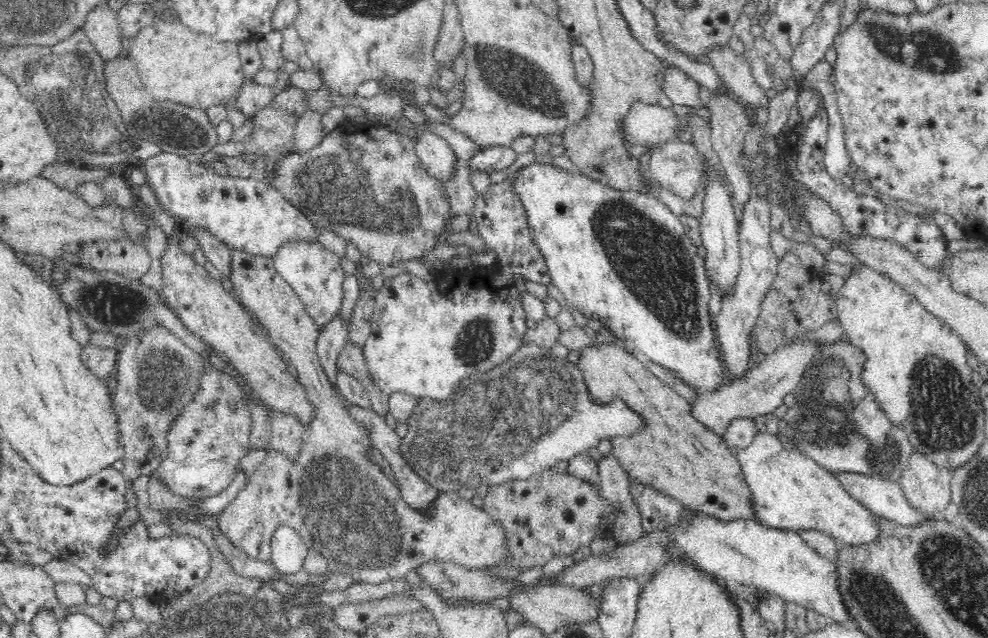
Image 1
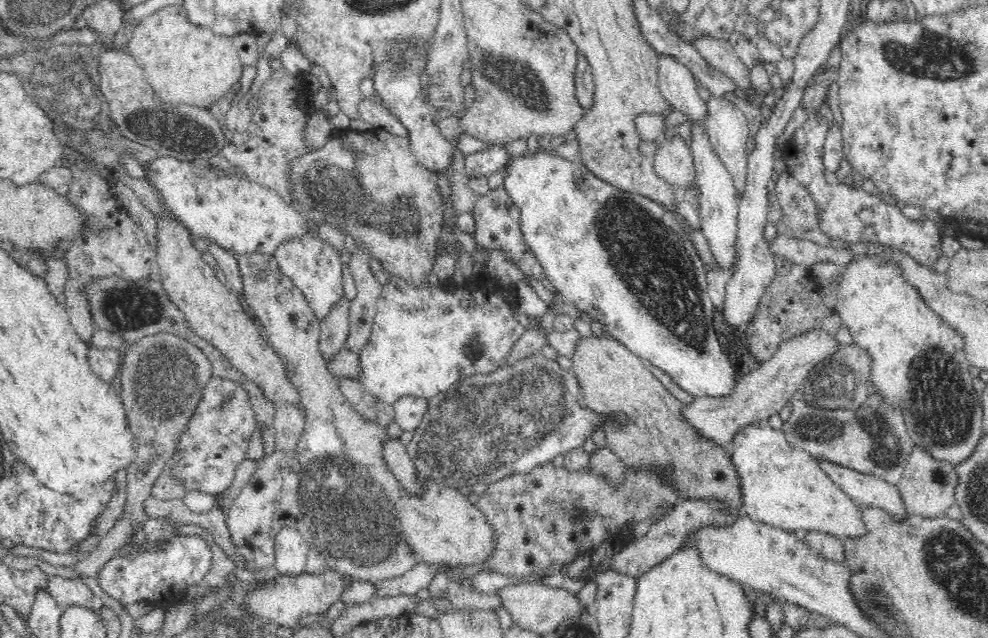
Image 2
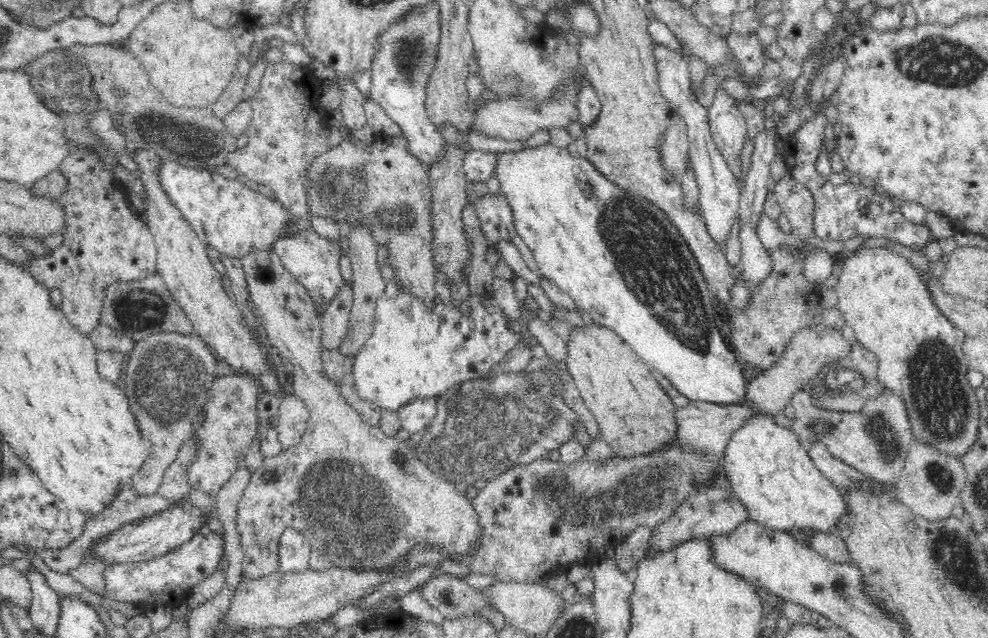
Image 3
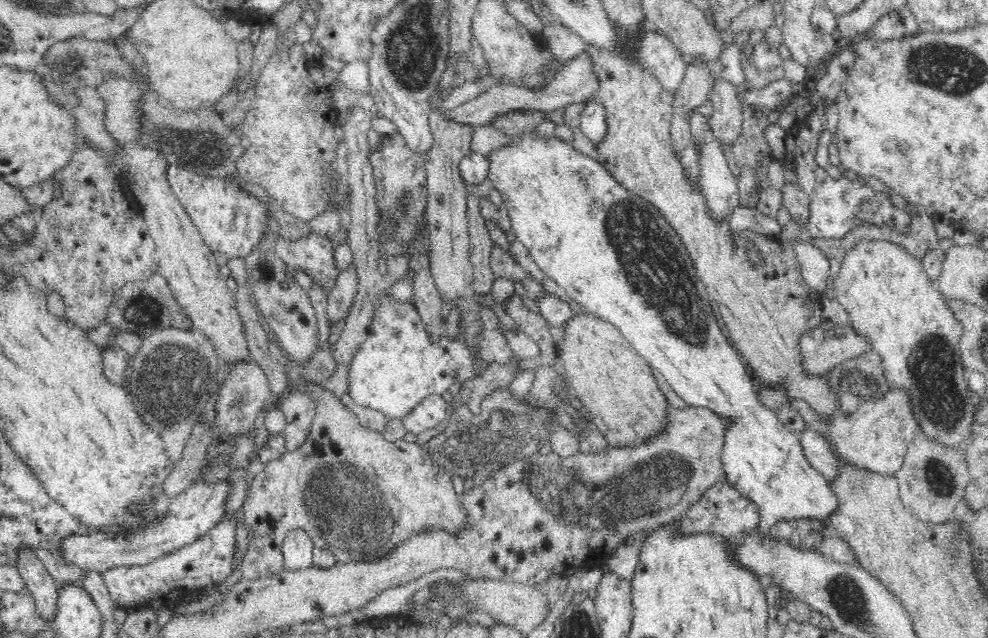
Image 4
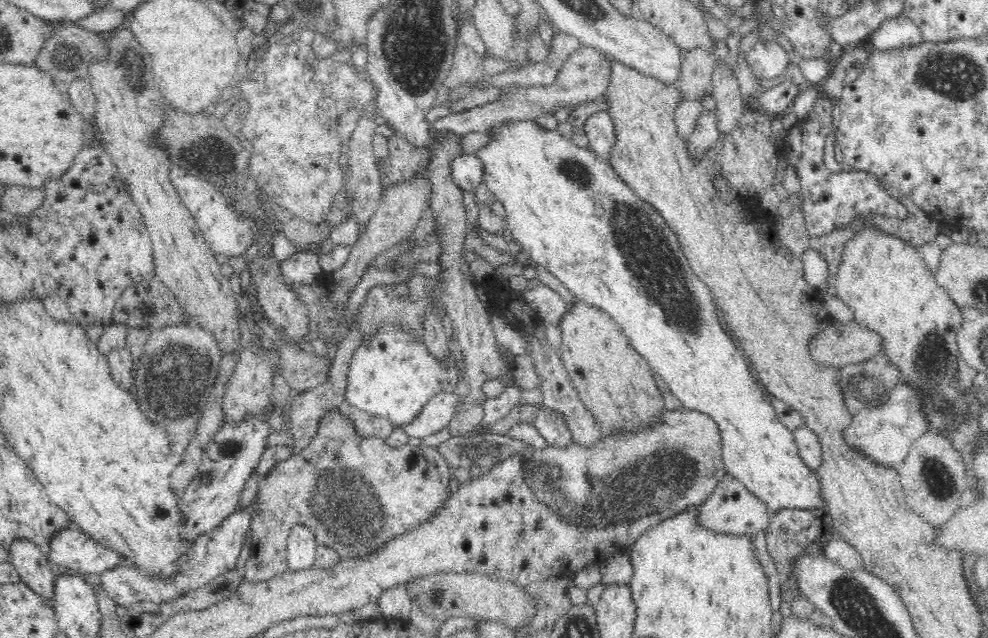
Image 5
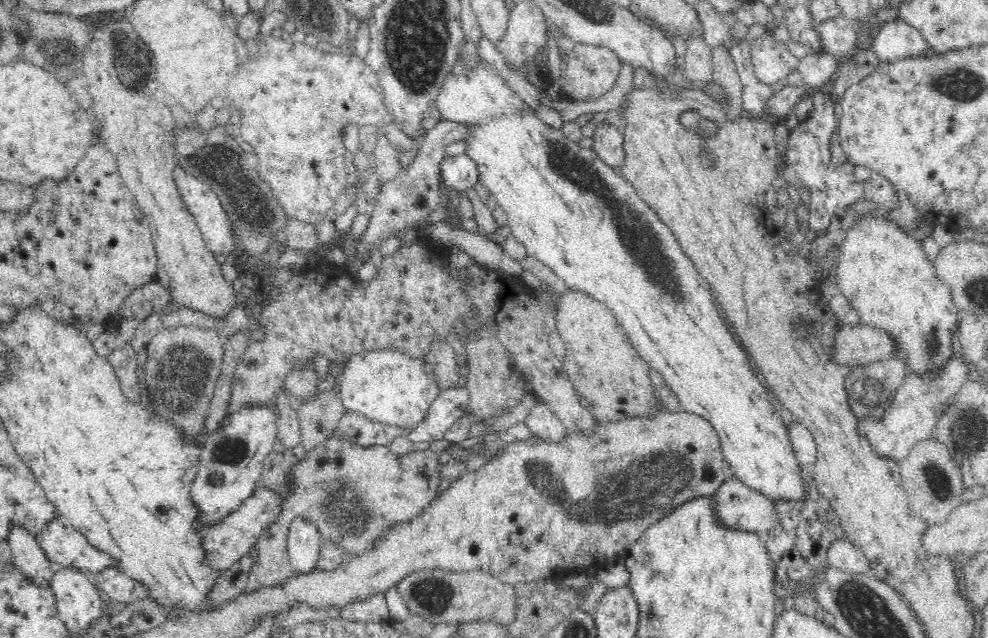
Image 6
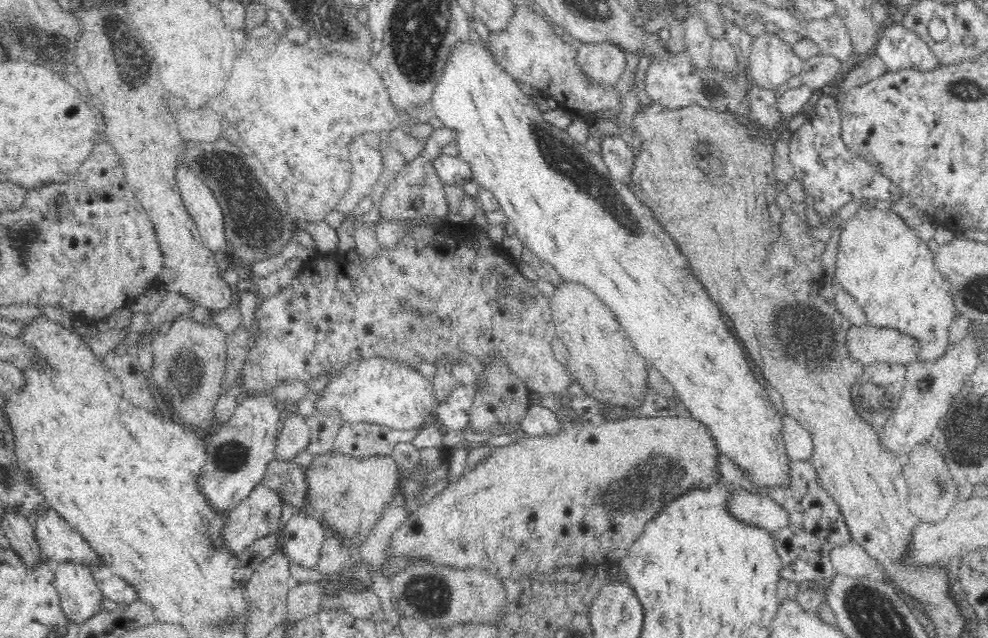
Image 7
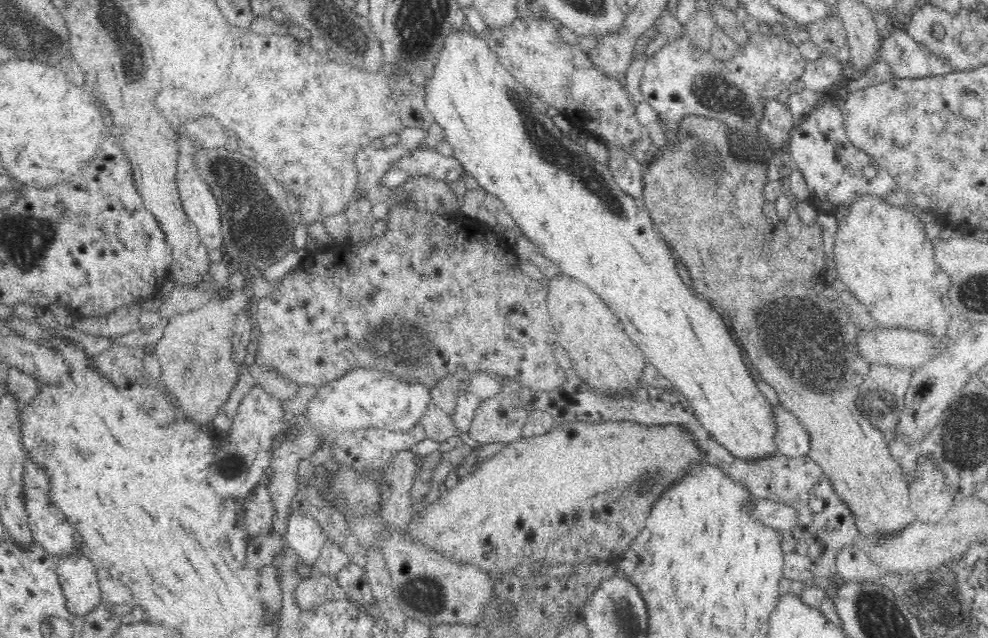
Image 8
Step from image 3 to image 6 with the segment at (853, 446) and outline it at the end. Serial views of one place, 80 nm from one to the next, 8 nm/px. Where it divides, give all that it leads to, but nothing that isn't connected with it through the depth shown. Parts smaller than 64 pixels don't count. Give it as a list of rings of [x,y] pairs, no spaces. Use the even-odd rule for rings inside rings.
[[[956,356],[954,360],[950,360],[950,364],[938,368],[936,372],[913,372],[913,370],[908,370],[905,375],[905,382],[897,390],[897,394],[891,399],[885,399],[887,409],[882,419],[877,420],[874,417],[859,418],[859,432],[863,432],[863,434],[867,436],[870,445],[872,445],[872,449],[874,449],[878,455],[896,461],[896,463],[903,461],[909,455],[909,451],[917,441],[923,441],[931,437],[938,419],[946,412],[946,407],[949,406],[949,402],[962,390],[960,386],[967,386],[966,382],[970,380],[970,375],[968,374],[970,368],[972,368],[970,362],[966,362],[964,358],[958,358],[958,356]]]

